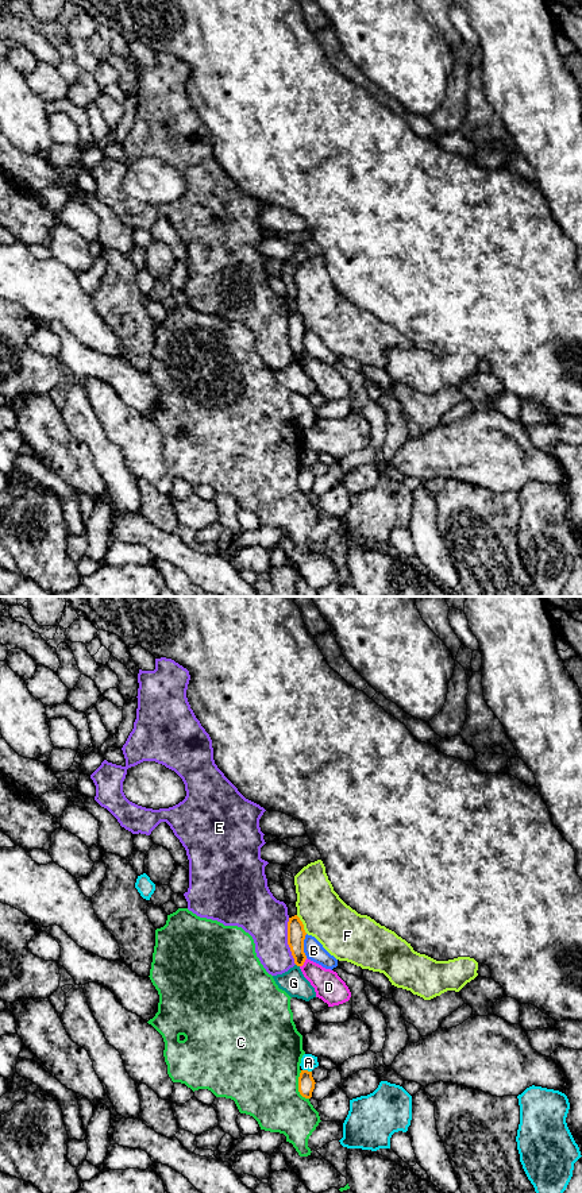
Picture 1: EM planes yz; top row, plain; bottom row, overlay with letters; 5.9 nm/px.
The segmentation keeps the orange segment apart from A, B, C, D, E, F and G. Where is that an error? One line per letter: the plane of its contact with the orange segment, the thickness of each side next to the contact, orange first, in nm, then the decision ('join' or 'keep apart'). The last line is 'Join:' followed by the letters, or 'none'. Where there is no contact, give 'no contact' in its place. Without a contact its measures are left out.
A: yz | 100/100 nm | keep apart
B: yz | 110/120 nm | keep apart
C: yz | 100/460 nm | keep apart
D: yz | 110/170 nm | keep apart
E: yz | 110/280 nm | keep apart
F: yz | 110/300 nm | keep apart
G: yz | 110/150 nm | keep apart
Join: none

